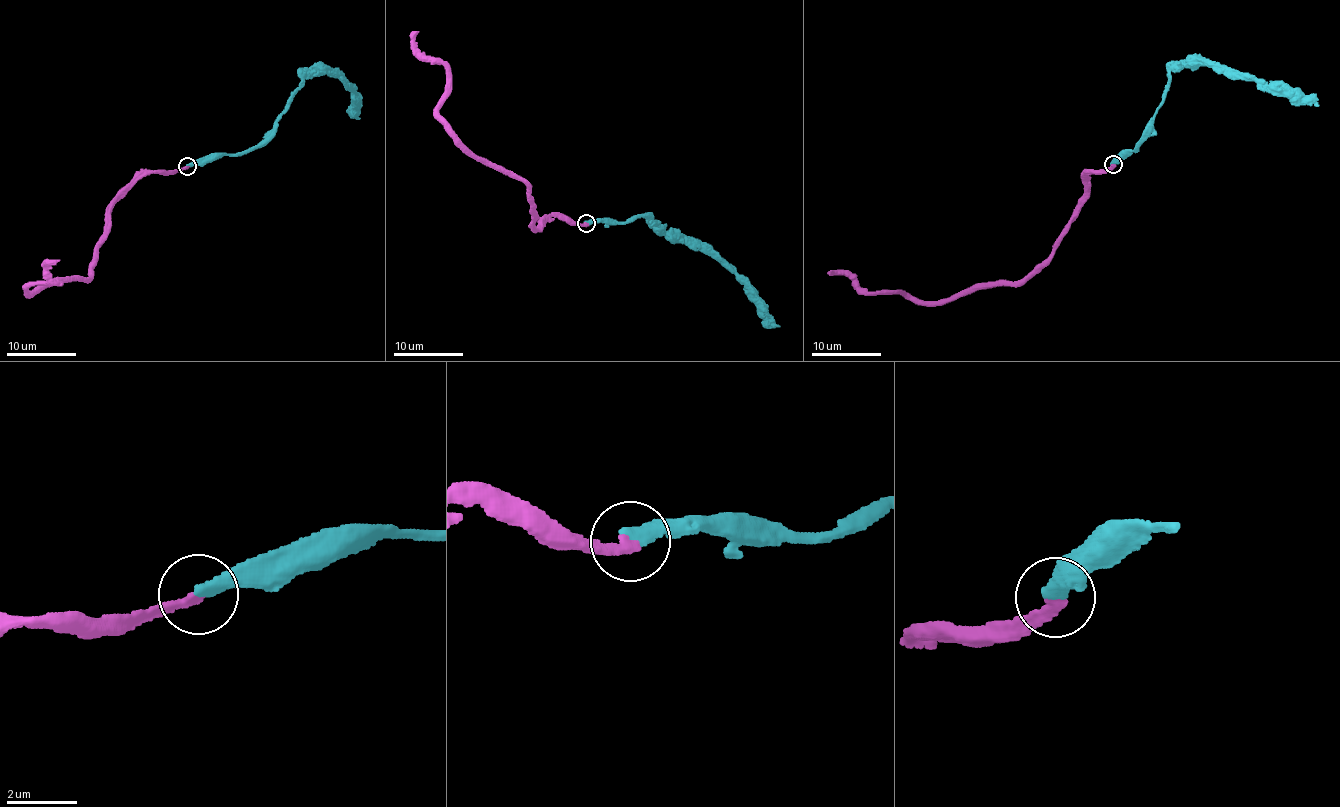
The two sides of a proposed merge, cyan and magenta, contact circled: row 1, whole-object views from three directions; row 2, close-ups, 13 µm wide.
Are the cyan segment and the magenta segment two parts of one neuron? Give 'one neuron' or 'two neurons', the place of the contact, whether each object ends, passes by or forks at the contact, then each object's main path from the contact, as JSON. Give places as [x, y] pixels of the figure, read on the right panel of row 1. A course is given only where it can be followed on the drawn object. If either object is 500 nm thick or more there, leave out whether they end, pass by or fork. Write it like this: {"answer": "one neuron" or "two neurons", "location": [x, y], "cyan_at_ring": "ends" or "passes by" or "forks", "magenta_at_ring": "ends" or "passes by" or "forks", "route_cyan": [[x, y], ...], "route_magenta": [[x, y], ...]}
{"answer": "one neuron", "location": [1113, 164], "cyan_at_ring": "ends", "magenta_at_ring": "ends", "route_cyan": [[1113, 164], [1138, 150], [1170, 72], [1185, 64], [1218, 63], [1269, 85], [1297, 90], [1319, 105]], "route_magenta": [[1113, 164], [1083, 172], [1086, 192], [1051, 258], [1016, 283], [982, 284], [920, 302], [863, 291], [832, 270]]}

